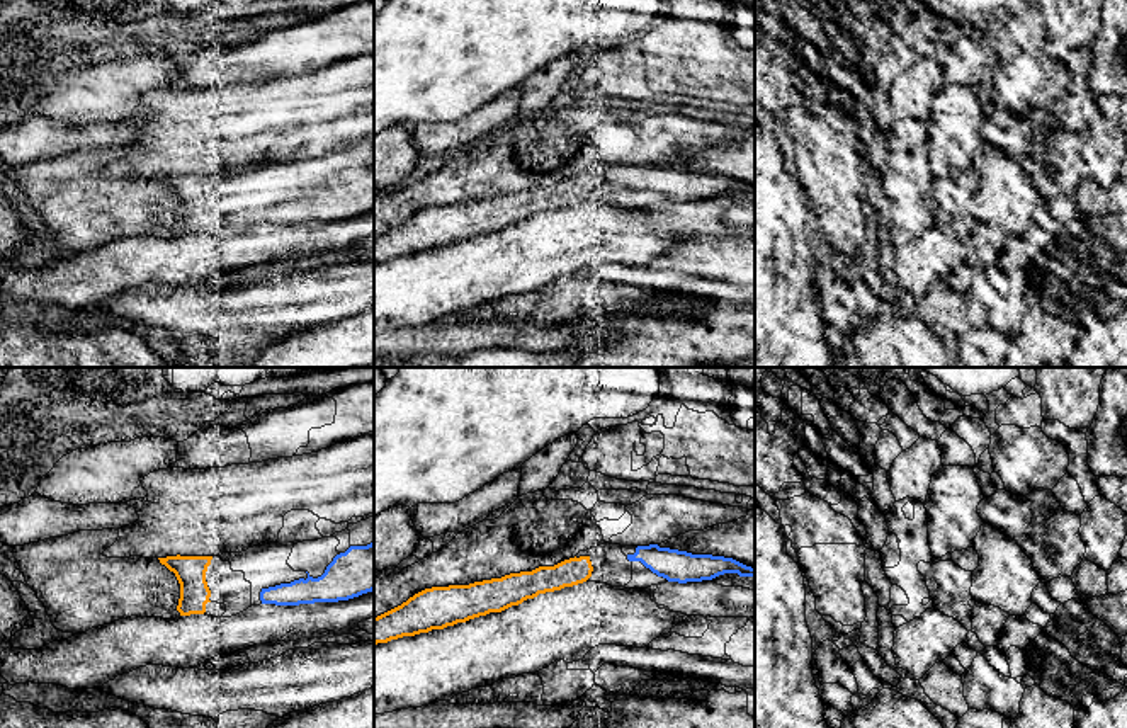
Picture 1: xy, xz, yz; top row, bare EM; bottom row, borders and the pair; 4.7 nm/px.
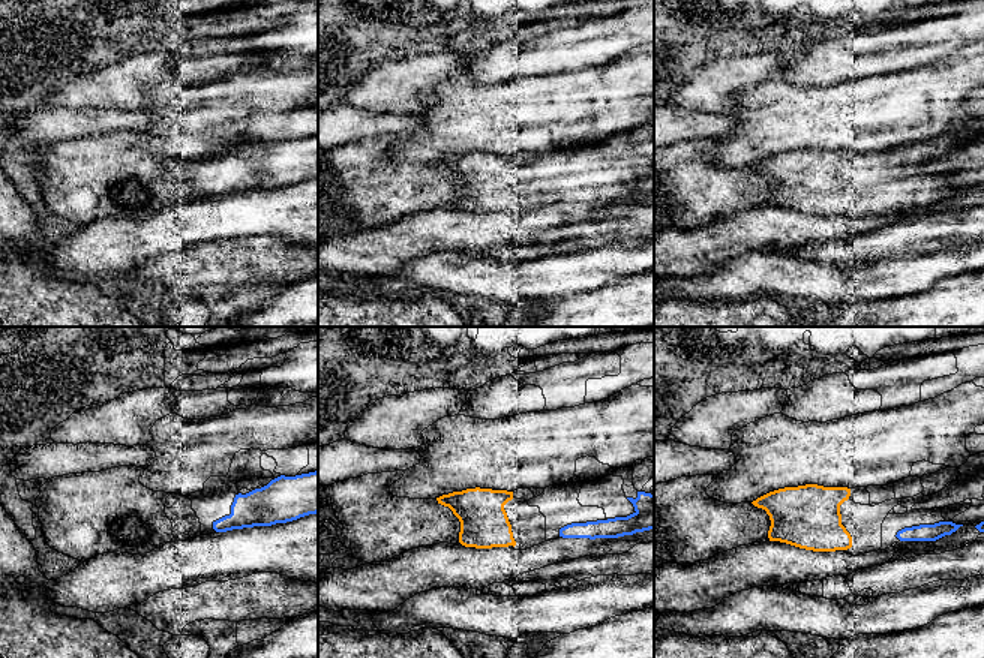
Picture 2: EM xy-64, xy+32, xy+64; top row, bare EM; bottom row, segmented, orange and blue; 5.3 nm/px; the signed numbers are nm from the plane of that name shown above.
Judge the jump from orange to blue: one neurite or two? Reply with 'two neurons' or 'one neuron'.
one neuron

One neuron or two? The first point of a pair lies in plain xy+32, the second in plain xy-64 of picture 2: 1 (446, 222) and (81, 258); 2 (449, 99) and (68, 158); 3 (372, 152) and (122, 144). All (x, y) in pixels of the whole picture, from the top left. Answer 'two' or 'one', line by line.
1: one
2: two
3: one

